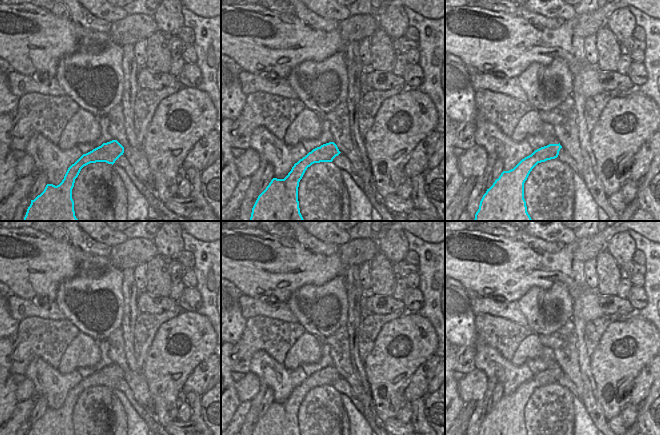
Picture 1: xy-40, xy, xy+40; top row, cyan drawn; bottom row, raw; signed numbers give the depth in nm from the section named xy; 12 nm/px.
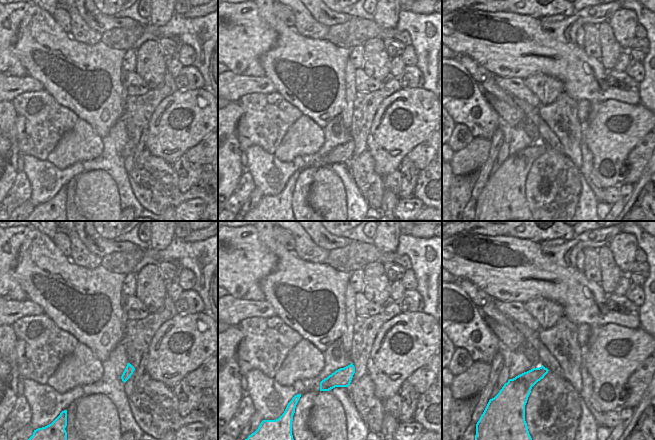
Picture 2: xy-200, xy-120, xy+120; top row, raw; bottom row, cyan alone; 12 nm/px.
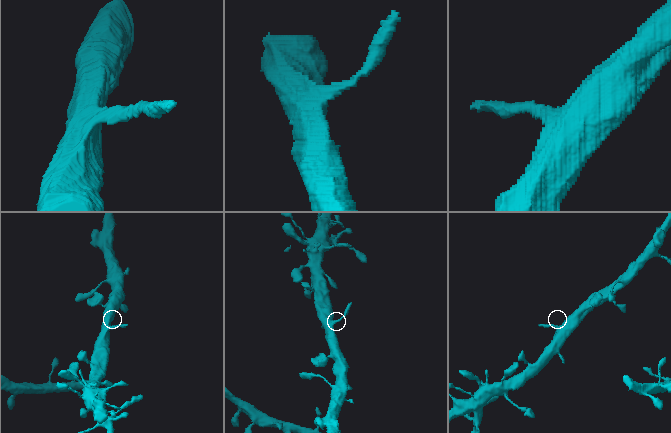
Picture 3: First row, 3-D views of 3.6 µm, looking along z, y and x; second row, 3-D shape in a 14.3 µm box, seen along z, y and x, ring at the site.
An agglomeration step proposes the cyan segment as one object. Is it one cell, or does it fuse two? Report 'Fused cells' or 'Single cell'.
Single cell.

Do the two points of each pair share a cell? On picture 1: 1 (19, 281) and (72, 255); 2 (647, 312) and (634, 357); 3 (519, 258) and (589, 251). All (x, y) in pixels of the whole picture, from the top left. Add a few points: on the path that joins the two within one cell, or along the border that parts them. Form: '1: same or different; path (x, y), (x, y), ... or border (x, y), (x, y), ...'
1: same; path (32, 274), (44, 274), (59, 261)
2: different; border (635, 313), (649, 322)
3: different; border (595, 244), (588, 243), (578, 247), (572, 259)

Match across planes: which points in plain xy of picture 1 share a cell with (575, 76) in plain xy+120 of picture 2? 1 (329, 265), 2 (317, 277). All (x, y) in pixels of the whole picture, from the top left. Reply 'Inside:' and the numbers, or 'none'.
Inside: 1, 2

